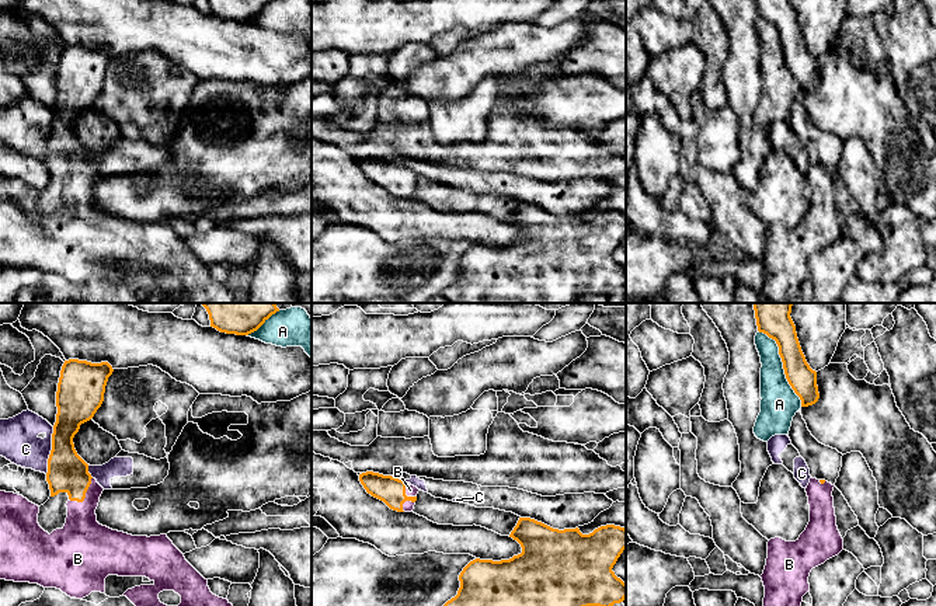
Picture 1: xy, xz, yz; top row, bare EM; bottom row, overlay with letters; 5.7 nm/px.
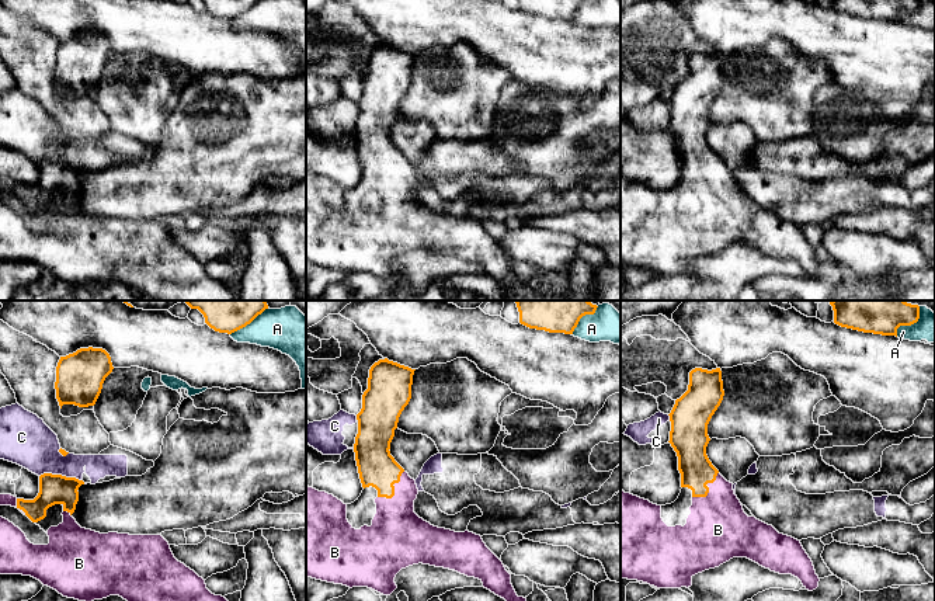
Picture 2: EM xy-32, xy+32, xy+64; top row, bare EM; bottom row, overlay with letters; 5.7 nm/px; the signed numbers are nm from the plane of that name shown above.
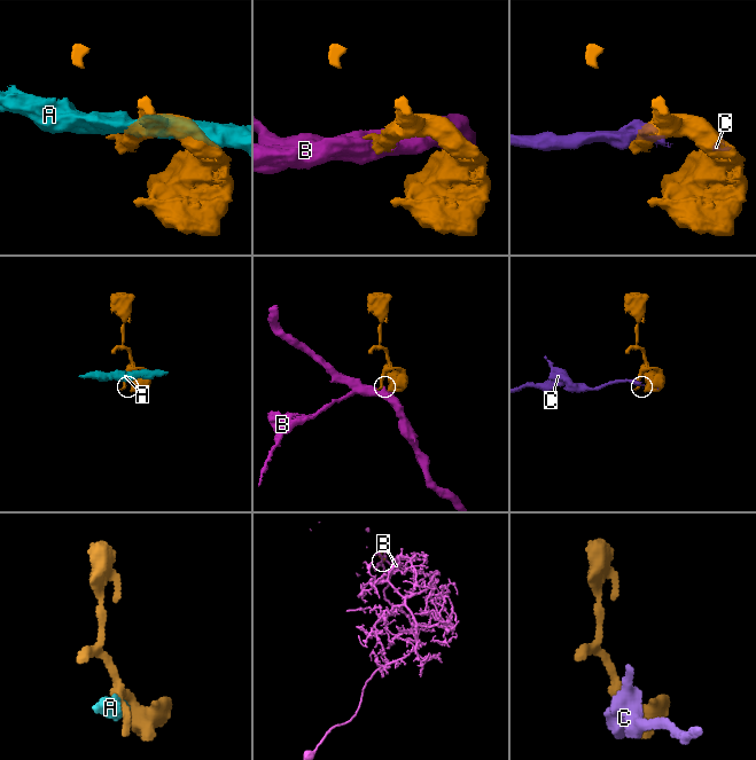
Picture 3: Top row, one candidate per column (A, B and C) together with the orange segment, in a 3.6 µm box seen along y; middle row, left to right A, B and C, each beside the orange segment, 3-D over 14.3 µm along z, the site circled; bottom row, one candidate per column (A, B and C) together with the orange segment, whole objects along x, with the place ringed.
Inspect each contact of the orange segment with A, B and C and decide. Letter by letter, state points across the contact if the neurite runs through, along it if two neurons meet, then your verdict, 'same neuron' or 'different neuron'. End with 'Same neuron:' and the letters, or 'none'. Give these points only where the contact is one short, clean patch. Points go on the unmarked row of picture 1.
A: different neuron
B: same neuron
C: border along xy (54, 112), (52, 135), (45, 159); different neuron
Same neuron: B

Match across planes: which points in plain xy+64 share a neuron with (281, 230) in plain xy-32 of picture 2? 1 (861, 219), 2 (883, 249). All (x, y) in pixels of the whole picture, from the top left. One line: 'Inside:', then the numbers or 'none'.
Inside: 1

